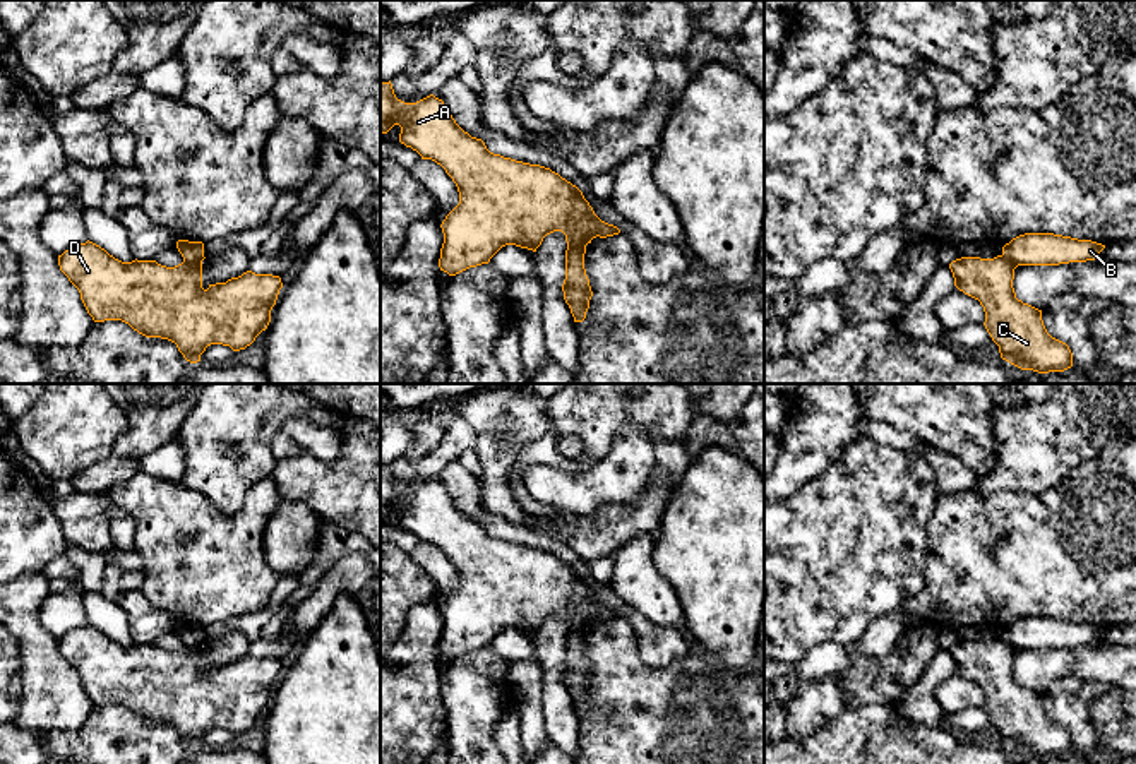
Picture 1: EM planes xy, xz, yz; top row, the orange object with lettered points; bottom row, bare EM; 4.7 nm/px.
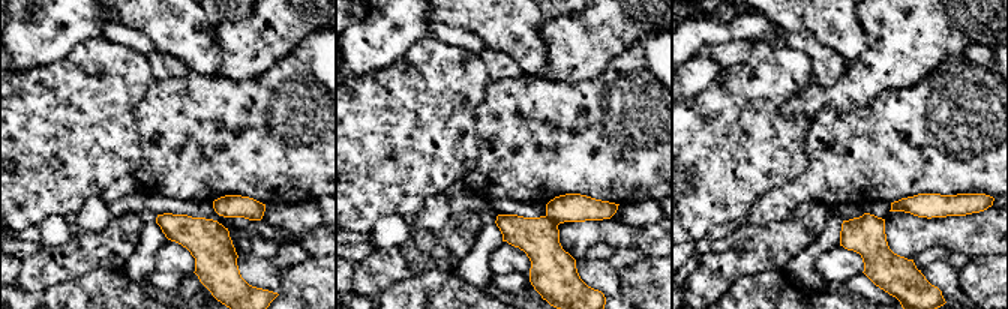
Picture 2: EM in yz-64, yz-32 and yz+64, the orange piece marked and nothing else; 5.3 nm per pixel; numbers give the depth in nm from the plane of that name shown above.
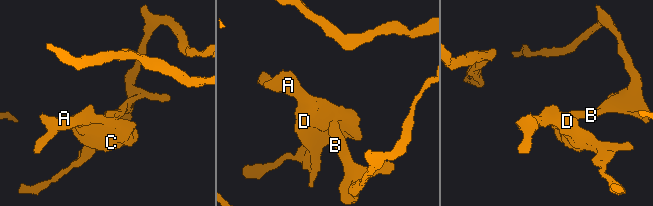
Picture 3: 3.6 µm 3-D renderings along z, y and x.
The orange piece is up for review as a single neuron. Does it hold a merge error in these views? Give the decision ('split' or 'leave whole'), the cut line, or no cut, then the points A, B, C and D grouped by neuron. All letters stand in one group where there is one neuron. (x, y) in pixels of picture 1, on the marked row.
split; cut xy (184, 261), (201, 262); groups A C D / B

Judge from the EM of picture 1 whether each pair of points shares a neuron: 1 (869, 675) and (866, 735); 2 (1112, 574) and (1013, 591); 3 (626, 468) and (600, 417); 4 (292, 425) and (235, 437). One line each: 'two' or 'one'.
1: two
2: one
3: two
4: two

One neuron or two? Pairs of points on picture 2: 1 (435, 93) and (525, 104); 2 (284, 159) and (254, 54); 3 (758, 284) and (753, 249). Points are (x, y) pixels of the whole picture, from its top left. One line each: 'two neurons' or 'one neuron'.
1: two neurons
2: two neurons
3: two neurons

